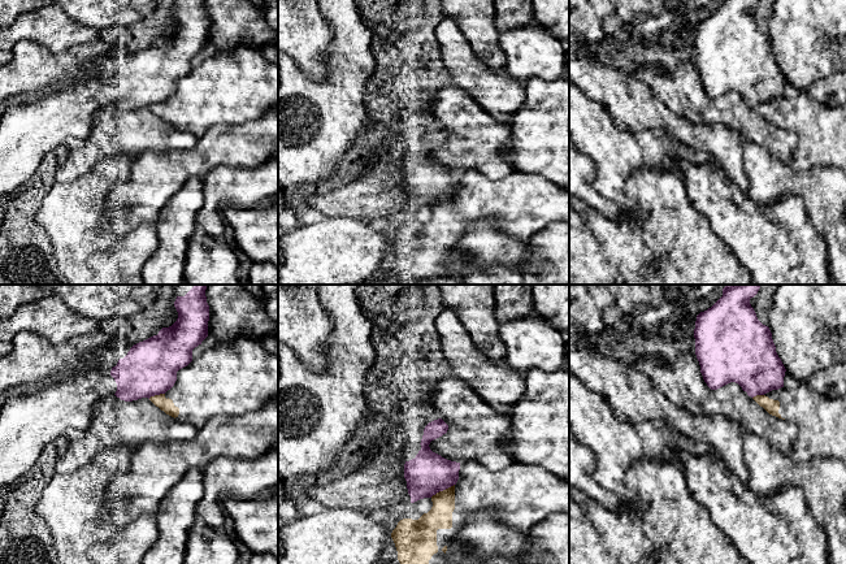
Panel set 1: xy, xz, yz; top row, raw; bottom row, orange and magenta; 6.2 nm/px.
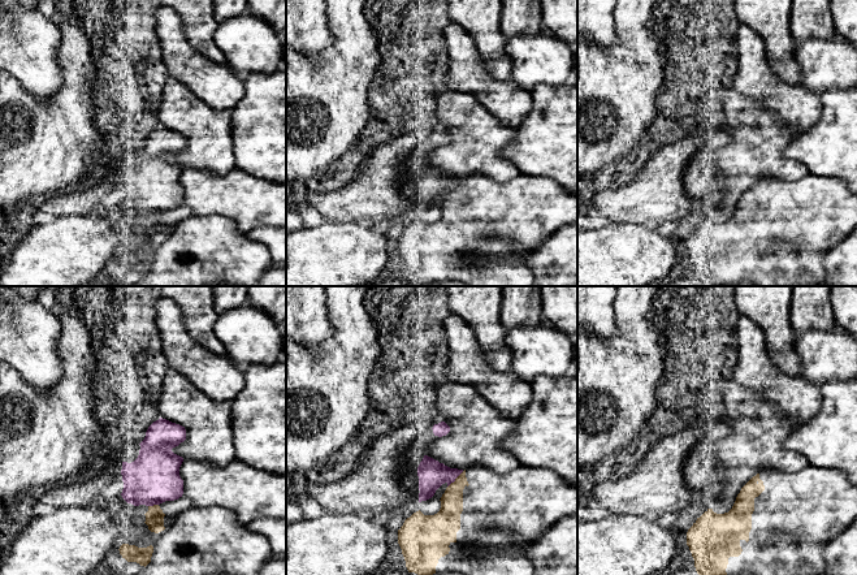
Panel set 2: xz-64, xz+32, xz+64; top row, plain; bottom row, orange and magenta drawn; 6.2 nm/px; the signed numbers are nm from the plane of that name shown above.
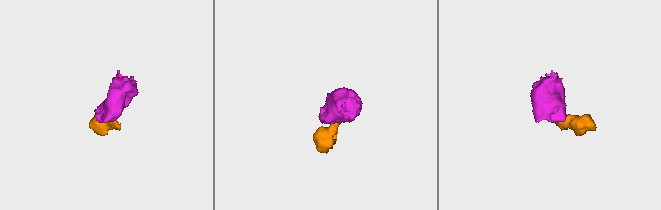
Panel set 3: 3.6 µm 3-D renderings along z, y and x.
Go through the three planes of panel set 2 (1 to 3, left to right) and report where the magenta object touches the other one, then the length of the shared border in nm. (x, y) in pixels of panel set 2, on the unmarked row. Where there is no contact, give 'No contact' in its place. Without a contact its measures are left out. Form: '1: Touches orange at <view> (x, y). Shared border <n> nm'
1: Touches orange at xz-64 (154, 213). Shared border 70 nm
2: Touches orange at xz+32 (455, 187). Shared border 140 nm
3: No contact

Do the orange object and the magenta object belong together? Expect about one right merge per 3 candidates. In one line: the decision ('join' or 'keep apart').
keep apart

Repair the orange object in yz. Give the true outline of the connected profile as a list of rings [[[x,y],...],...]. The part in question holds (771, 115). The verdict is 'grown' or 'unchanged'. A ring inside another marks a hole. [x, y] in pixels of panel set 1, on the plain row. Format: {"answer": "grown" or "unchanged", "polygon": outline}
{"answer": "grown", "polygon": [[[695,60],[667,73],[651,64],[629,62],[626,71],[646,83],[674,114],[697,125],[721,123],[765,148],[782,164],[791,164],[798,136],[781,126],[780,110],[765,104],[751,107],[736,91],[711,99],[700,82]]]}

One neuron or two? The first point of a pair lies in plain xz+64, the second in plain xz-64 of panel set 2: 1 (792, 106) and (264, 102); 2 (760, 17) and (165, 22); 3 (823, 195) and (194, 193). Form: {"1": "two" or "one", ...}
{"1": "two", "2": "two", "3": "one"}

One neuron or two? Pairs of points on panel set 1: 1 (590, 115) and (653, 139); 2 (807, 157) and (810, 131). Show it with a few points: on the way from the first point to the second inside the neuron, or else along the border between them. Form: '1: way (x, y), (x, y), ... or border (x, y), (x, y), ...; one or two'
1: way (606, 130), (616, 140), (637, 140); one
2: way (810, 151), (810, 138); one

